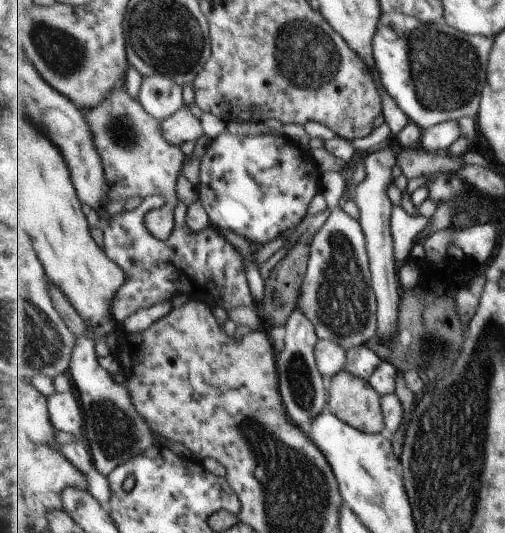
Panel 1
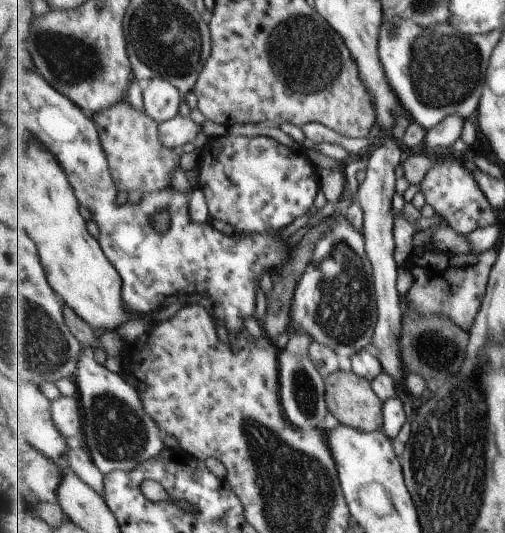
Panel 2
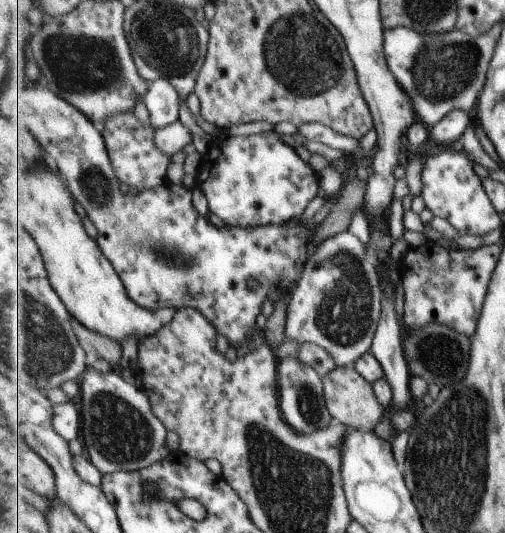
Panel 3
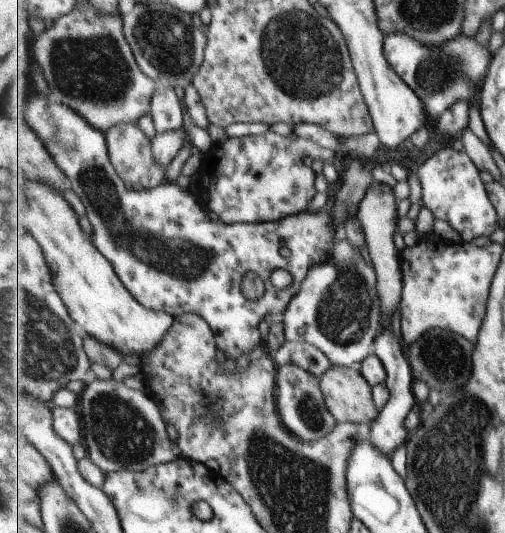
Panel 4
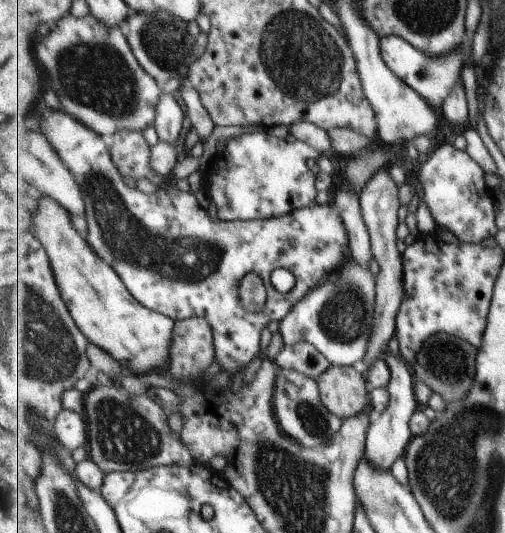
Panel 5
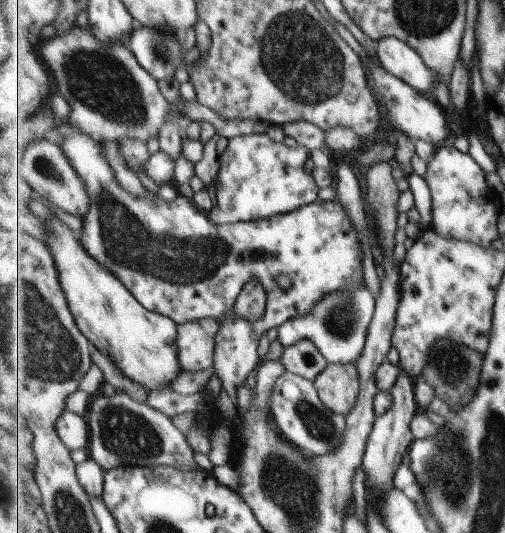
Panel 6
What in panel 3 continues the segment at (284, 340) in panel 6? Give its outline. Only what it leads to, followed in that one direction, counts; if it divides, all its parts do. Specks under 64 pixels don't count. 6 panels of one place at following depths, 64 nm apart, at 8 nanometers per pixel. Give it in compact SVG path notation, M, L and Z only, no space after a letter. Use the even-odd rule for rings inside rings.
M345 231L324 240L312 253L297 288L288 296L286 340L313 343L325 348L338 367L354 365L371 352L383 310L383 292L377 263L368 254L368 247L351 232Z

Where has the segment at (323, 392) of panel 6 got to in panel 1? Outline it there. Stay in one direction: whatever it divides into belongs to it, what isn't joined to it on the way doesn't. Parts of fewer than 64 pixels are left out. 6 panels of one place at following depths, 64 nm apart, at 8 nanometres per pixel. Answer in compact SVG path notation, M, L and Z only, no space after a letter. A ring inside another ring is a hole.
M341 369L328 380L329 383L329 408L347 422L349 426L354 426L357 430L367 434L389 433L386 426L386 416L382 408L382 395L371 386L370 381L359 378L351 372Z

